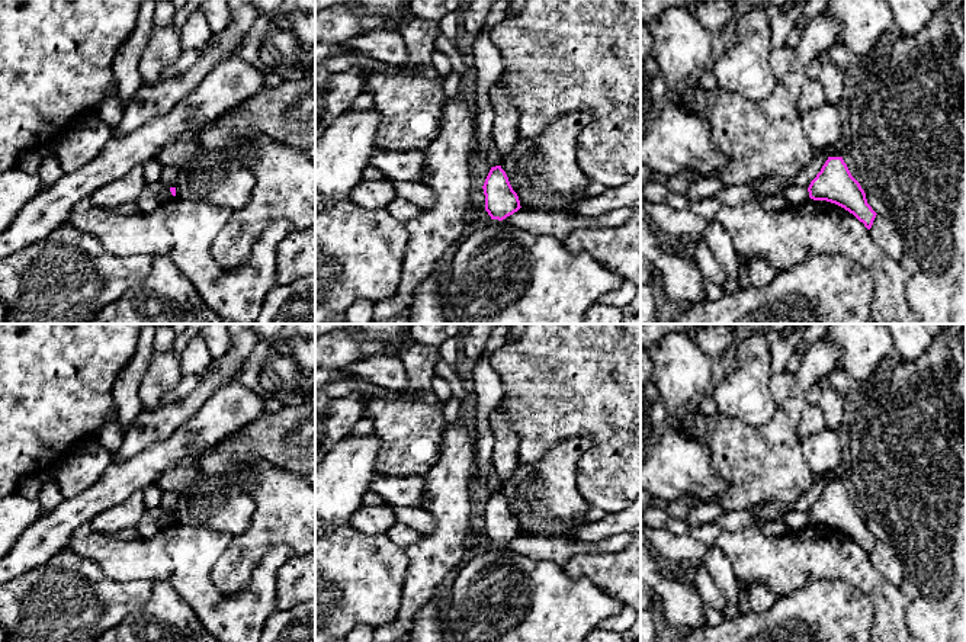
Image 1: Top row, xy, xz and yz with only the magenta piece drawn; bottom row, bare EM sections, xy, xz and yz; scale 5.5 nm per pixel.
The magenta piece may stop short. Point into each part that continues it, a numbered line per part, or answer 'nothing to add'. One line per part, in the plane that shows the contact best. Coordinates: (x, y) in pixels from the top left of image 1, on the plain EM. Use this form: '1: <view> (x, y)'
nothing to add

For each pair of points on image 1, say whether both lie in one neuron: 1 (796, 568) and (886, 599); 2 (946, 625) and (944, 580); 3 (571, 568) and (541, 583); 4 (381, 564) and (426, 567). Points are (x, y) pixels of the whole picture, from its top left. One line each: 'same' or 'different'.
1: same
2: same
3: different
4: different

